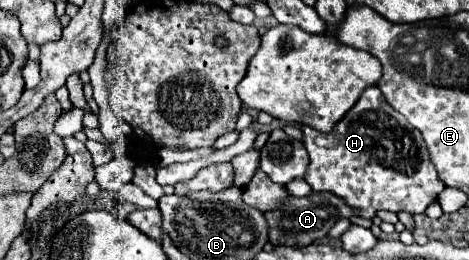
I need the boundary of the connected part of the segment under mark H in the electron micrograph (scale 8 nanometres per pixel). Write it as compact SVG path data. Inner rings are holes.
M367 87L331 133L325 135L309 125L301 125L301 131L311 159L305 181L313 191L331 191L343 197L359 209L361 217L371 219L379 209L425 213L427 205L435 203L445 189L429 161L421 133L383 99L379 87ZM319 139L327 139L331 147L321 145Z

